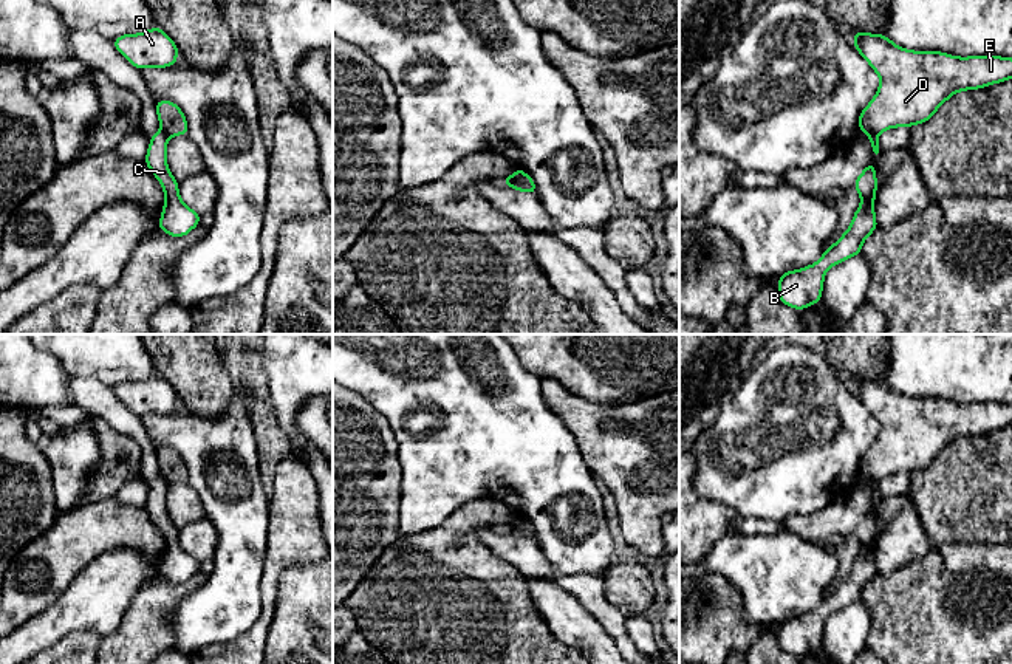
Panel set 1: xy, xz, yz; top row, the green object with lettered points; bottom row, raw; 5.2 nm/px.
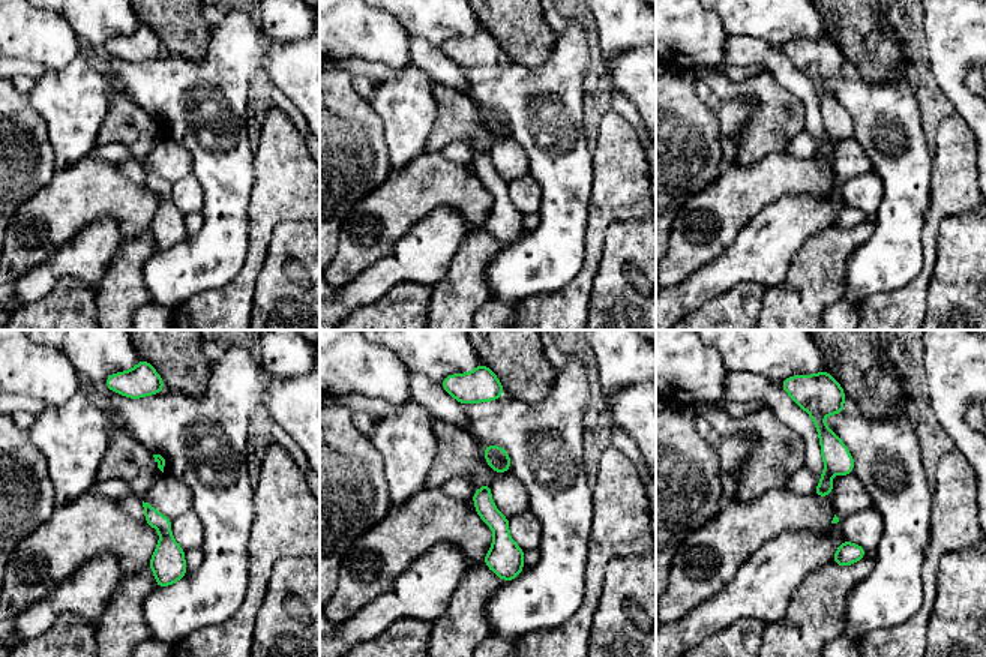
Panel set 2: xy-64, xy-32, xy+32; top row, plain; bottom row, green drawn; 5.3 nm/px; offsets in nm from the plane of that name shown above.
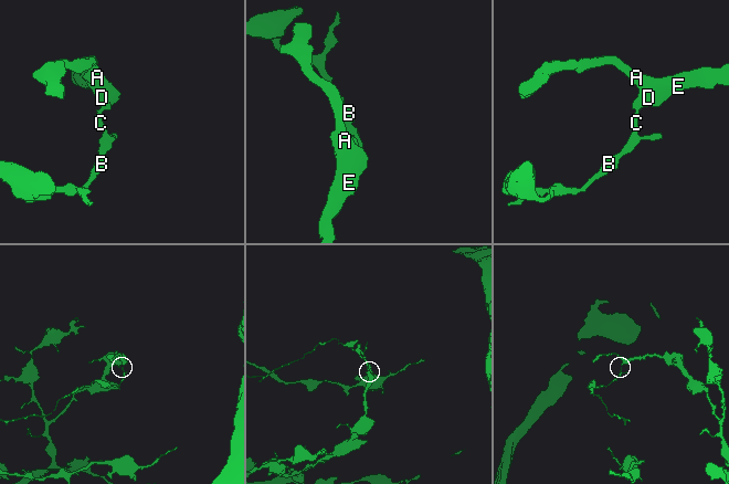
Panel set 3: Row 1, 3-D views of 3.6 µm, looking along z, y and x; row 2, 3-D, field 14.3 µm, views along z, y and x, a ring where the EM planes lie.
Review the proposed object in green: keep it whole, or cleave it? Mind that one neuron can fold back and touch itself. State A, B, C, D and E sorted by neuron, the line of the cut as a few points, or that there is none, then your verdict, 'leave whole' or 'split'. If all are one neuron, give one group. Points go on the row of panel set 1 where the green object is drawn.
A D E / B C; cut in yz along (870, 133), (878, 135); split

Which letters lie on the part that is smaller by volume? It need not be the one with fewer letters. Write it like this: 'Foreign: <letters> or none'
Foreign: B, C

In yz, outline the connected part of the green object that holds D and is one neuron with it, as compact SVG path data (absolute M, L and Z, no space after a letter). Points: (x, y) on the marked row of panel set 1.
M853 31L853 39L880 77L876 96L859 116L859 130L867 135L924 124L952 94L1012 79L1009 57L910 51L882 34Z

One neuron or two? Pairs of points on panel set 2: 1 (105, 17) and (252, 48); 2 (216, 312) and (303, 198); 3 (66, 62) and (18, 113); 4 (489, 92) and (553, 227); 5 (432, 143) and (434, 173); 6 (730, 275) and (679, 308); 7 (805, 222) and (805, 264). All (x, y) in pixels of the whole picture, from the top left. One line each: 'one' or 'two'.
1: two
2: one
3: two
4: one
5: two
6: one
7: two

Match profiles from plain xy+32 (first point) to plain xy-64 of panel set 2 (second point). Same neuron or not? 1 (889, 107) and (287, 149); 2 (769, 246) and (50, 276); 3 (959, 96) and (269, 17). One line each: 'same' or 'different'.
1: different
2: same
3: same

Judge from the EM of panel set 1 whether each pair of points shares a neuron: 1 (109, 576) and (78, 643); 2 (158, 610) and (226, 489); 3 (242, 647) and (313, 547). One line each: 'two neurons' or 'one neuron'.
1: two neurons
2: two neurons
3: one neuron

